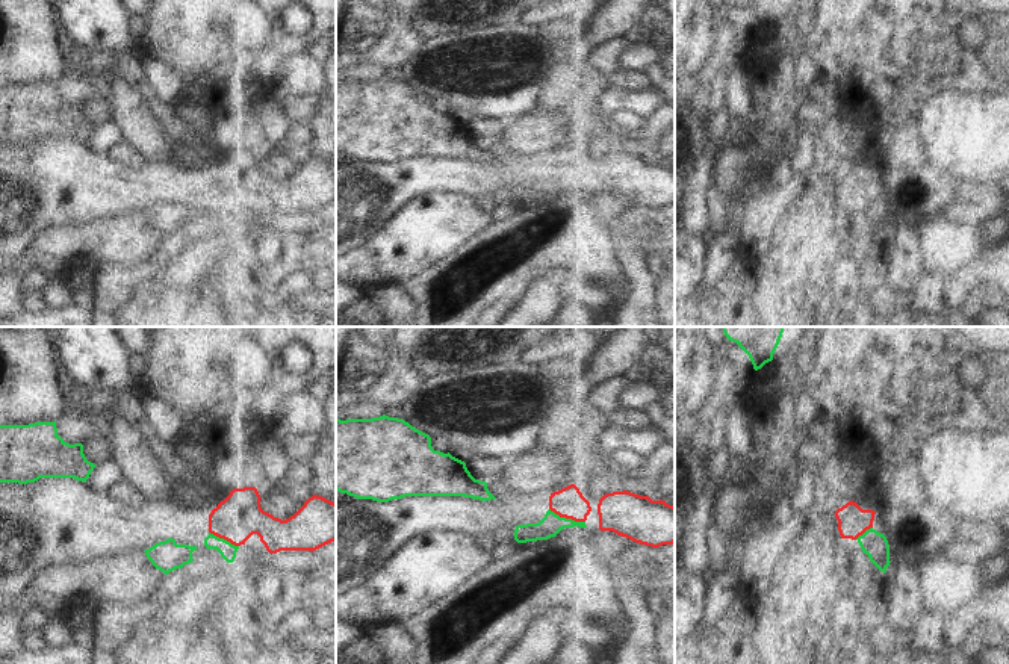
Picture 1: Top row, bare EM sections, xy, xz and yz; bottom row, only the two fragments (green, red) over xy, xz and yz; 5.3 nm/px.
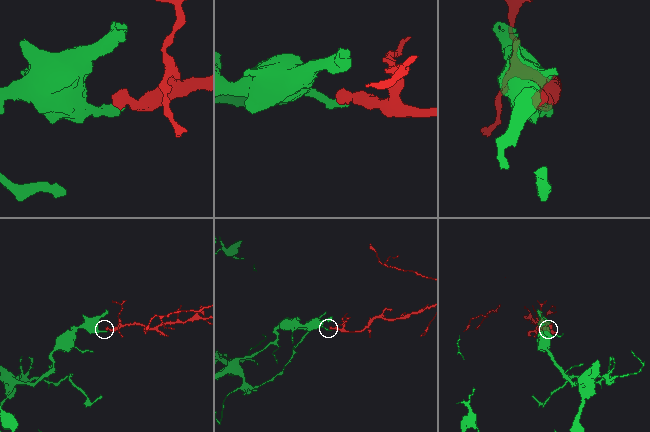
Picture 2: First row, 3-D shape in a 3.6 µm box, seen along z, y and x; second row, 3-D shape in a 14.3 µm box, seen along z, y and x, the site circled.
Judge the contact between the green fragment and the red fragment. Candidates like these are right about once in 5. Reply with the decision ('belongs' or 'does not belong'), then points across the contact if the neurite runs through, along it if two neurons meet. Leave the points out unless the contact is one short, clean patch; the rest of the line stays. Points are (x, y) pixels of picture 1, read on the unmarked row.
does not belong; border xz (549, 170), (560, 177), (584, 183)

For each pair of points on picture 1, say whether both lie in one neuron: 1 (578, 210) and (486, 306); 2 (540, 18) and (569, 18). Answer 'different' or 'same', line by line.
1: same
2: same

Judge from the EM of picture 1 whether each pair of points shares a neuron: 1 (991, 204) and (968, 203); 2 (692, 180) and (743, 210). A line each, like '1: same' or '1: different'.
1: same
2: different

